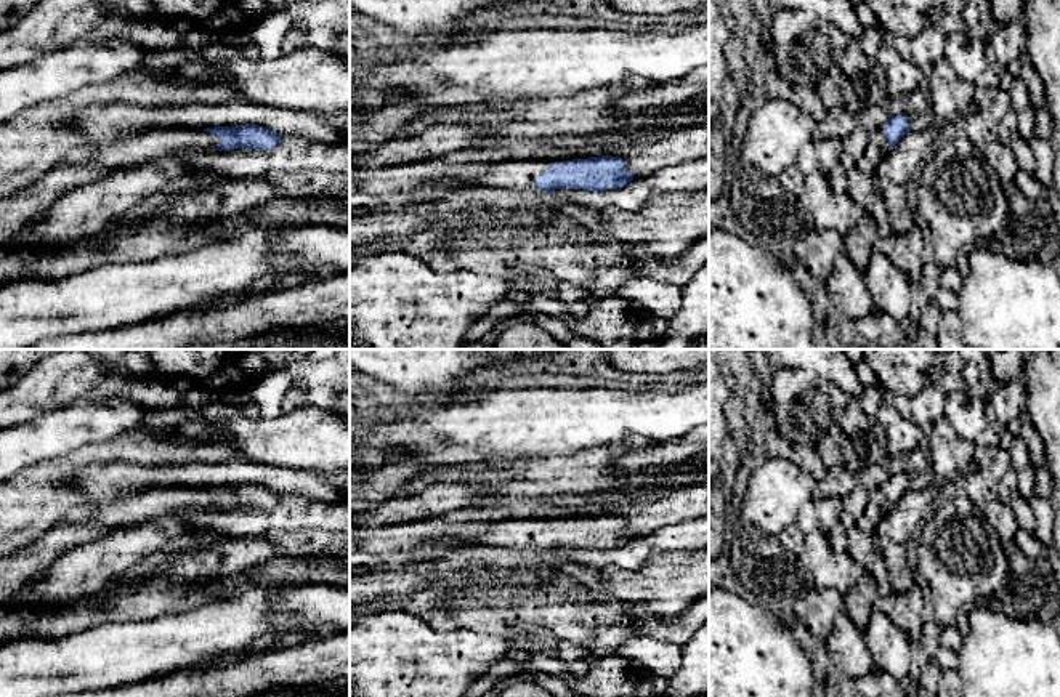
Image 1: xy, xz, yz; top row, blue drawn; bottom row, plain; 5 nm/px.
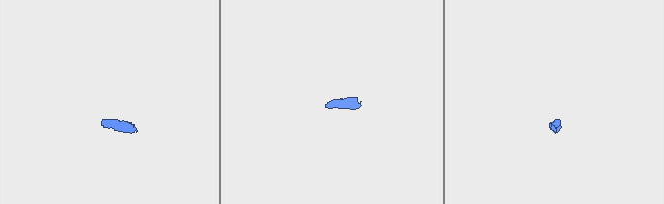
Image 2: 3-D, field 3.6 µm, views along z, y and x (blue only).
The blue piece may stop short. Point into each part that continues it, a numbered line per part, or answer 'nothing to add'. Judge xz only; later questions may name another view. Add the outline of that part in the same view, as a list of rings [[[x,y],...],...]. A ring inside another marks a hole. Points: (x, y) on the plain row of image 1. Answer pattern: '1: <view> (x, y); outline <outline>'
1: xz (510, 532); outline [[[507,518],[497,524],[465,524],[457,526],[454,537],[463,542],[471,542],[475,545],[489,545],[500,548],[516,548],[528,550],[536,548],[536,537],[553,521],[547,519],[531,519],[521,521]]]

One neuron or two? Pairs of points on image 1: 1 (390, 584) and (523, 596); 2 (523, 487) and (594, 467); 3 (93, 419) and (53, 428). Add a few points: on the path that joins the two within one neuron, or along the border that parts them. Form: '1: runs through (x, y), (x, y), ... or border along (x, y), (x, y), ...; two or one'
1: border along (469, 584), (448, 584), (436, 590); two
2: runs through (541, 475), (576, 475); one
3: runs through (84, 422), (63, 428); one

